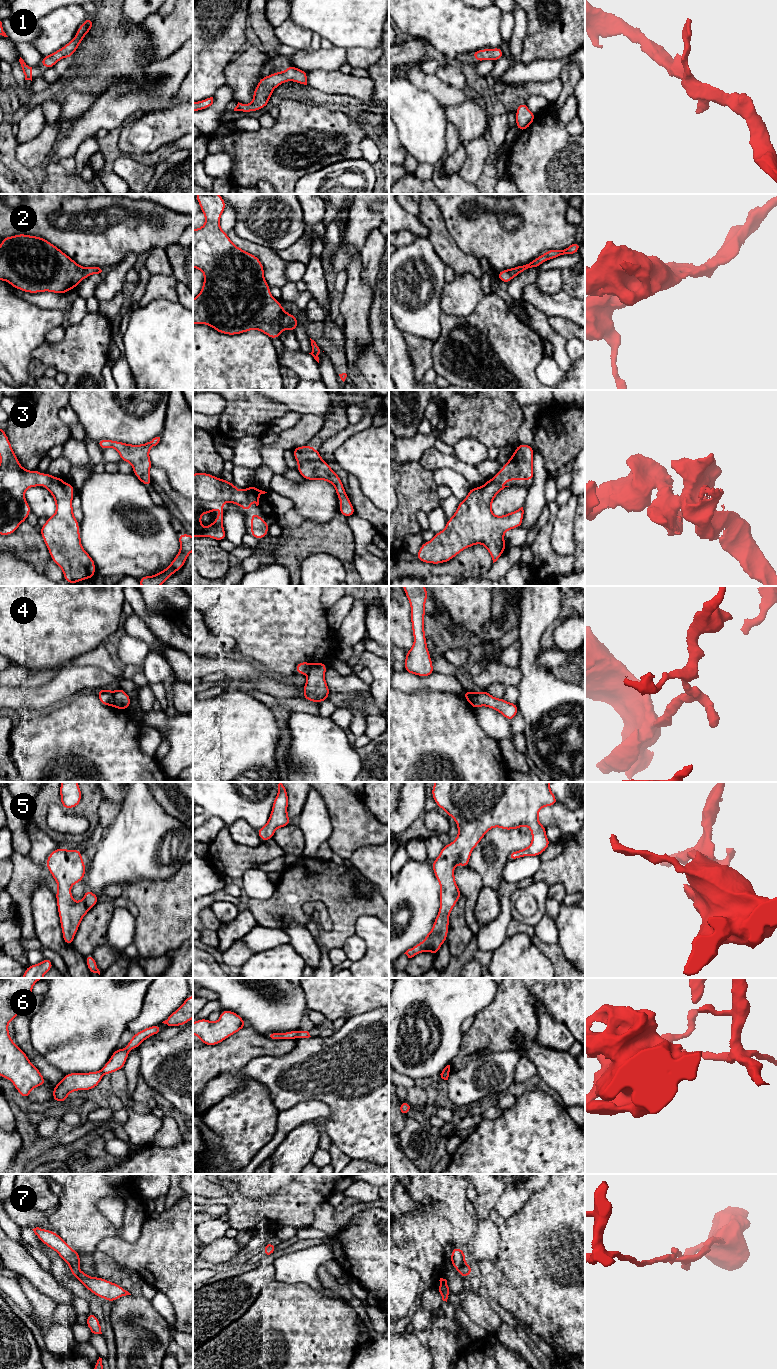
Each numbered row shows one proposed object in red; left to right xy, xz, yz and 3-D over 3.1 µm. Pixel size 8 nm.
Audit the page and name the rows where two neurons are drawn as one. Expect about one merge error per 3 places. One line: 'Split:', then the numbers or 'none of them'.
Split: 4, 6, 7

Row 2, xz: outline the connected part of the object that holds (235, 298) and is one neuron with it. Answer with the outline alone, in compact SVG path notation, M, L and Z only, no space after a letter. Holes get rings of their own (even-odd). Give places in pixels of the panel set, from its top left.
M196 194L196 198L205 215L205 225L193 229L193 268L203 272L204 282L200 293L193 299L193 324L206 324L227 335L259 330L271 339L279 338L284 329L295 332L298 318L286 313L279 300L271 295L259 258L237 247L229 239L228 233L221 230L220 217L226 207L224 199L219 194Z

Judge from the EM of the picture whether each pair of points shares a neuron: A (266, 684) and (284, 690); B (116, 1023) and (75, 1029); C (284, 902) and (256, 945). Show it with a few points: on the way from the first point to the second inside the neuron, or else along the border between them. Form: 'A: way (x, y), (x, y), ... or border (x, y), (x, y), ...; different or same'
A: way (270, 686), (280, 690); same
B: way (106, 1023), (85, 1023); same
C: border (257, 923), (281, 930); different

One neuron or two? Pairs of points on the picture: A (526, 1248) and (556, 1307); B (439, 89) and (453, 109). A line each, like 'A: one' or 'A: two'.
A: one
B: one

